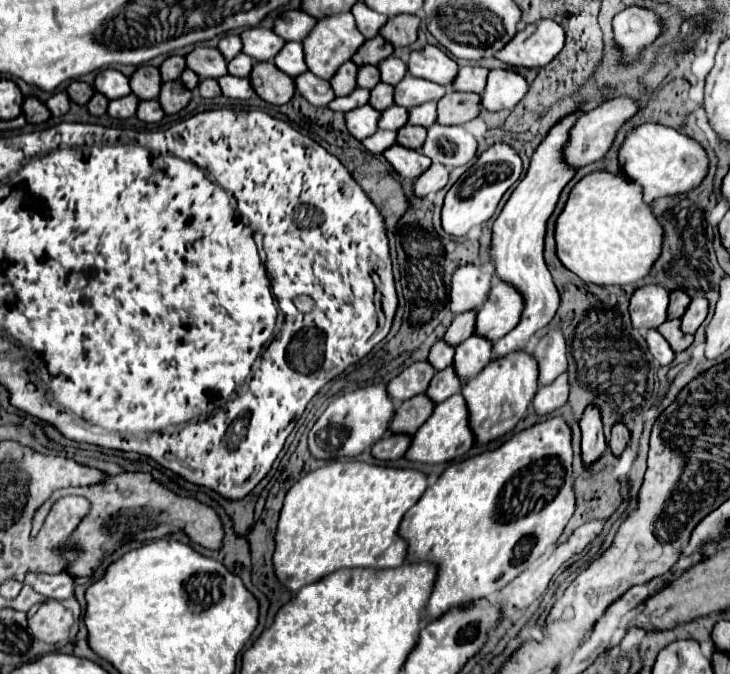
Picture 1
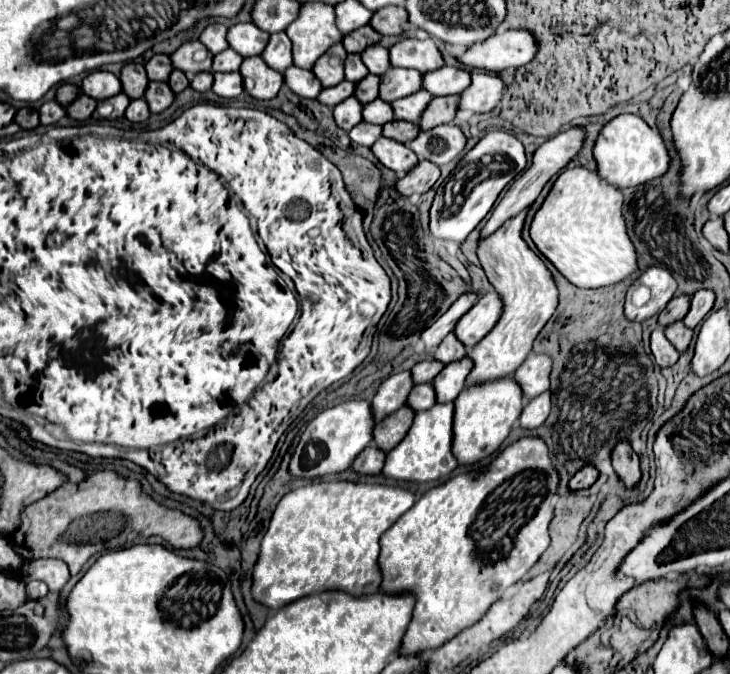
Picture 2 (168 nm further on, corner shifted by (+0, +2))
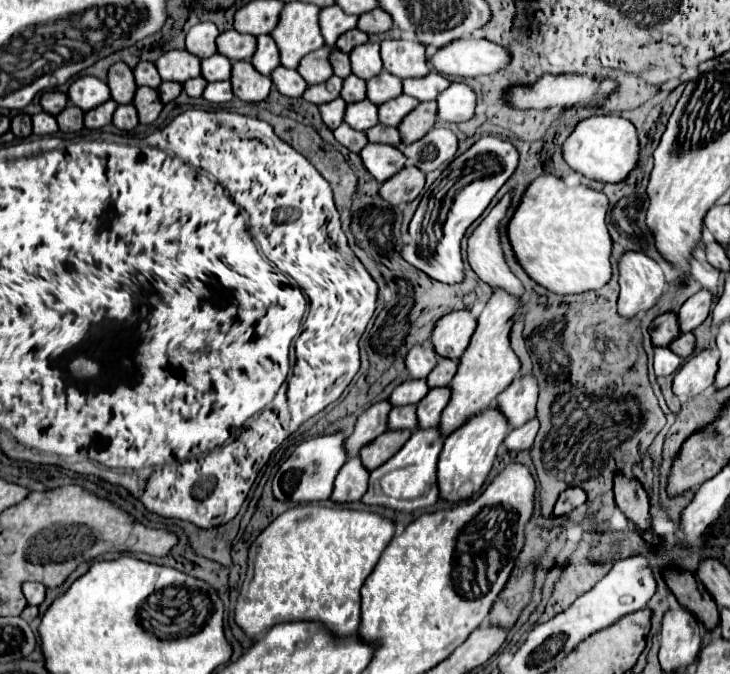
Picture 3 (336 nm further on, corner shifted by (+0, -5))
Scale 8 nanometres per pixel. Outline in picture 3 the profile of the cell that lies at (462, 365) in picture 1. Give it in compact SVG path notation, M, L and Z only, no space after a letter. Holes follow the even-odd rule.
M432 388L424 400L418 402L418 428L434 428L440 424L440 414L450 400L450 388Z

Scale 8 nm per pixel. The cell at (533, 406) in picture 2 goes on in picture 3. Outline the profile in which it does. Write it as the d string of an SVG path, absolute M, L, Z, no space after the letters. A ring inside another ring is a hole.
M530 420L528 424L512 430L506 438L504 438L504 446L508 452L520 452L520 450L530 450L534 444L534 436L538 432L538 420Z

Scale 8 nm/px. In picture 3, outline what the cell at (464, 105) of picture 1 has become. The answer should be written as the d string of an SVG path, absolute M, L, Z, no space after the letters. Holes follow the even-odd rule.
M420 102L404 120L398 124L402 144L412 144L424 136L436 122L436 102Z

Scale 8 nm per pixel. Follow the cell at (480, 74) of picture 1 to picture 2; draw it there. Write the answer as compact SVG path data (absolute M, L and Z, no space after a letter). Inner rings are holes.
M440 67L424 75L424 89L432 95L452 95L462 93L470 85L470 71L462 67Z

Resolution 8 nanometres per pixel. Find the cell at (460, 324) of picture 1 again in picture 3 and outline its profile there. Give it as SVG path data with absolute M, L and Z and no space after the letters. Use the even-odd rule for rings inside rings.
M440 358L440 362L436 364L436 368L428 374L426 384L428 384L428 388L448 386L450 380L454 378L454 374L456 374L456 362L452 362L448 358Z

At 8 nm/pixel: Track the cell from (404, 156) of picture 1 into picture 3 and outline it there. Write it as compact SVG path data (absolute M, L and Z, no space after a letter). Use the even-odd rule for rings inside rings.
M366 144L360 150L360 158L366 170L378 182L384 182L396 172L400 172L406 162L406 156L400 152L400 148L392 148L388 144Z

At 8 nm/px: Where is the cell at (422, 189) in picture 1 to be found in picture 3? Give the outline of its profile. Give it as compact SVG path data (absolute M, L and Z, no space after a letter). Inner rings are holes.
M406 166L380 186L380 196L388 200L388 204L398 206L414 200L424 188L424 174L416 166Z

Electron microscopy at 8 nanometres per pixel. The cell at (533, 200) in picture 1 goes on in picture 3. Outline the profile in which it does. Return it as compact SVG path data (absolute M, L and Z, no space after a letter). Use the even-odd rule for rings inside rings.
M500 288L494 290L492 298L476 318L476 332L472 334L472 340L468 348L464 350L464 356L458 360L458 370L456 376L450 382L450 400L448 406L442 412L440 420L440 434L446 438L454 430L458 430L466 420L476 416L478 412L490 408L496 402L496 396L518 376L520 372L520 360L510 348L510 326L512 326L512 316L518 312L516 310L516 298L508 296Z

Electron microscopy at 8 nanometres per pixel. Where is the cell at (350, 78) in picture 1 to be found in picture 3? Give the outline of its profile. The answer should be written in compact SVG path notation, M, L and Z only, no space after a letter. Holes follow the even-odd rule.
M328 46L310 52L308 56L304 56L304 60L300 60L296 72L308 82L308 84L322 84L332 76L332 66L328 62Z

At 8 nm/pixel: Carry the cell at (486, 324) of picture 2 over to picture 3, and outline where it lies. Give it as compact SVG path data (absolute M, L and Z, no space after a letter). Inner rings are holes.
M468 310L450 312L448 316L442 316L432 330L432 346L436 348L438 356L458 360L462 352L468 348L468 342L474 334L476 318Z

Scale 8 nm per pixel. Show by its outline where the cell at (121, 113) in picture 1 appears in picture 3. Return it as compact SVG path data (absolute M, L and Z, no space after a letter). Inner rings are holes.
M106 100L104 104L88 110L88 112L84 114L84 126L86 126L88 130L98 130L98 128L110 124L116 106L118 106L118 104L116 104L114 100Z

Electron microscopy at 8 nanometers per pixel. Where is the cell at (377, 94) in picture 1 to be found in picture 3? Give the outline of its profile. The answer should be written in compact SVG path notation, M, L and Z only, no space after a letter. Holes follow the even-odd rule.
M350 74L344 78L344 84L342 84L342 92L340 92L340 98L344 98L344 102L358 102L358 100L364 100L366 98L366 82L360 80L358 76Z

